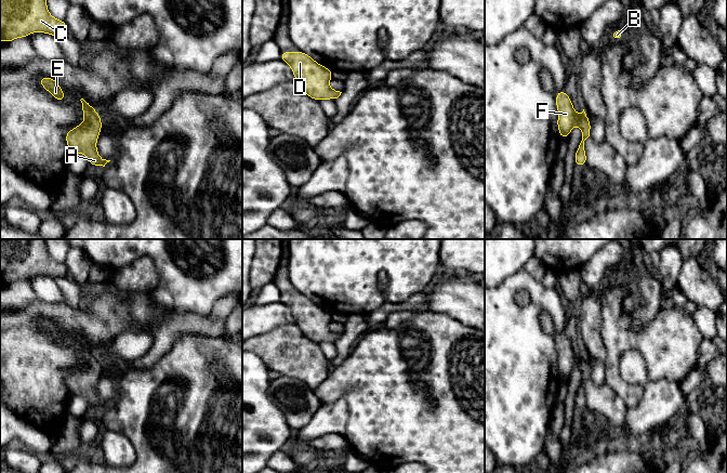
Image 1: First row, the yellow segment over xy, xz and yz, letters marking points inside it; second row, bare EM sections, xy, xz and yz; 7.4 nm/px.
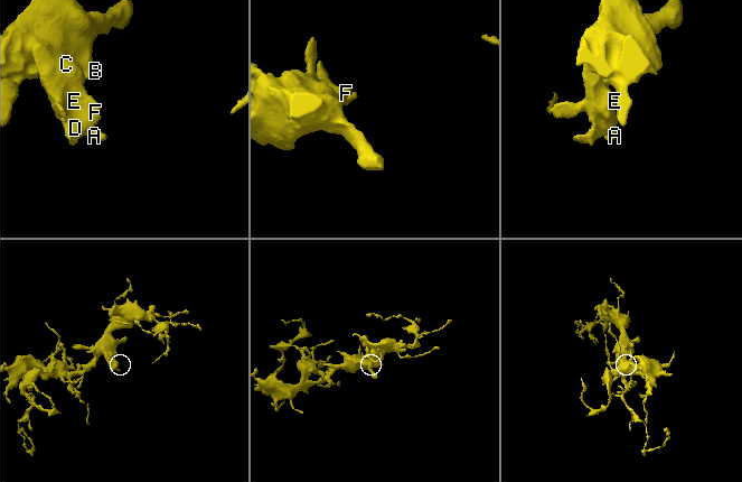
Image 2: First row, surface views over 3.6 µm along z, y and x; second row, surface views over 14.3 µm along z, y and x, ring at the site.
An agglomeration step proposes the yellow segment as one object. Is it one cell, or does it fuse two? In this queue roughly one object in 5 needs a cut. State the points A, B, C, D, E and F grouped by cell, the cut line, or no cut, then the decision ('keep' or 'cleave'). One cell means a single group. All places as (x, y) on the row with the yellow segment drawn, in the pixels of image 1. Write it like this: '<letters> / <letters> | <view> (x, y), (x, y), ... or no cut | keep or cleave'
A B C D E F | no cut | keep

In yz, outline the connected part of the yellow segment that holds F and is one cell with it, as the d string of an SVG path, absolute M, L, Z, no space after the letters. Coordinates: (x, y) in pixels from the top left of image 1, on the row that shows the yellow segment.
M561 90L556 94L556 106L558 109L557 126L560 137L567 139L571 132L571 129L576 124L581 128L582 141L574 155L574 165L583 167L586 165L584 141L590 136L591 122L584 109L580 115L576 114L572 102L565 90Z

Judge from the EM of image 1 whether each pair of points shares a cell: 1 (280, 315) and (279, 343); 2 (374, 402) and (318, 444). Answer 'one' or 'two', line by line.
1: two
2: two

